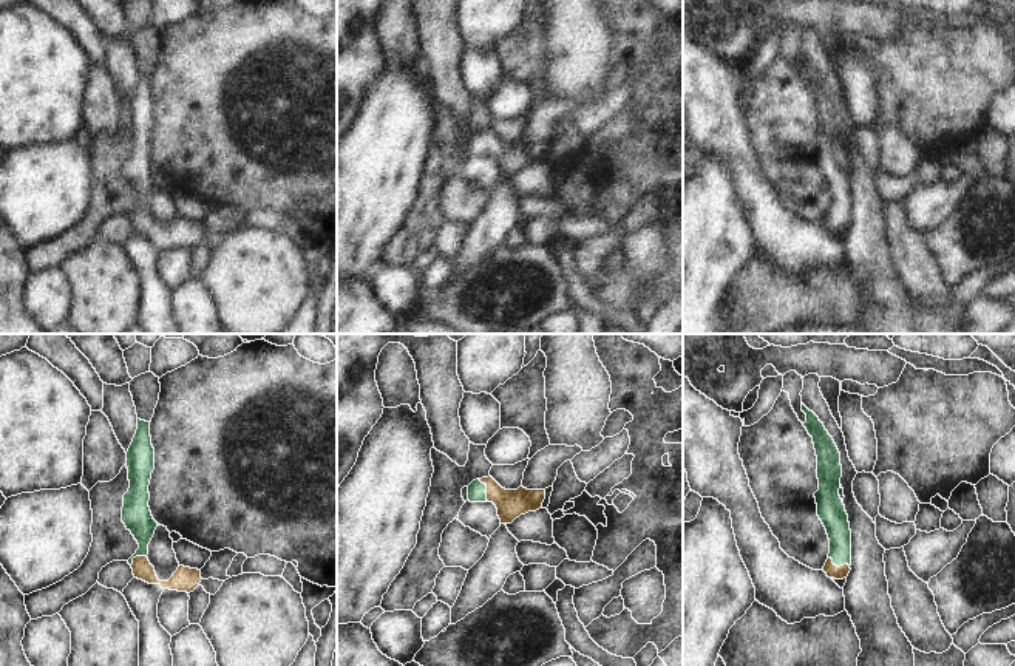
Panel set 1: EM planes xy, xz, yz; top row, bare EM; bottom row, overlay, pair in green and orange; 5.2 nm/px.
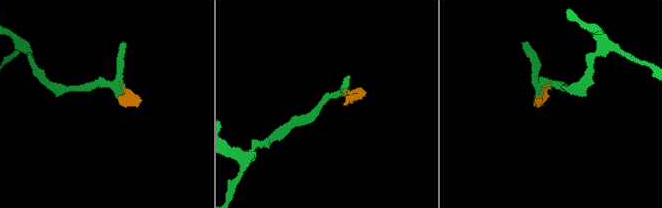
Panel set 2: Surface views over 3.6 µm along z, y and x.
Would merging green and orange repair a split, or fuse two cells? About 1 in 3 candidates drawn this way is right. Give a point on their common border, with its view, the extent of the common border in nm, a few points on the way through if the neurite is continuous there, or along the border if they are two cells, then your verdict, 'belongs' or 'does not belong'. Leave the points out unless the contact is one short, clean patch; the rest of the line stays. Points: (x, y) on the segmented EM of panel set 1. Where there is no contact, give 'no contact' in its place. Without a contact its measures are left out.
meets green in yz at (838, 566); contact 120 nm long; runs through yz (835, 518), (838, 527), (838, 566), (831, 570); belongs

